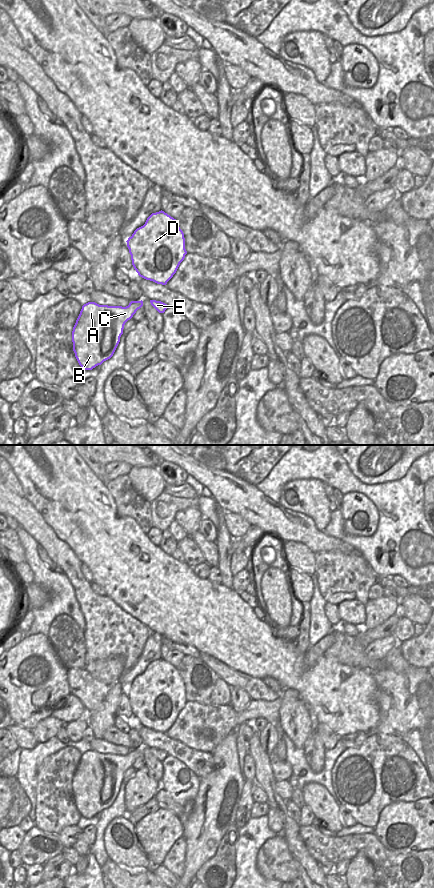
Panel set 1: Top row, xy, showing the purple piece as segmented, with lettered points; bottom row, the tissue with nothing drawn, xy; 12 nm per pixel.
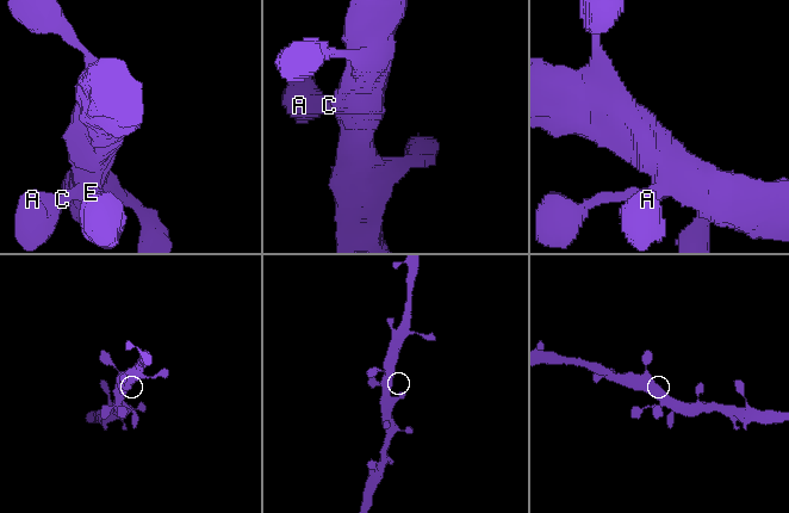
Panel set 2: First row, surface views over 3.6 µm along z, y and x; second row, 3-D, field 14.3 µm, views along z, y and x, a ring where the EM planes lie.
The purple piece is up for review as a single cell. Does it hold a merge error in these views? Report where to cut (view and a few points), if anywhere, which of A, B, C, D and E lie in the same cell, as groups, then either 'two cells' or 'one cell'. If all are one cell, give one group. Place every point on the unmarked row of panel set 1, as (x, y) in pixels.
cut none; groups A B C D E; one cell

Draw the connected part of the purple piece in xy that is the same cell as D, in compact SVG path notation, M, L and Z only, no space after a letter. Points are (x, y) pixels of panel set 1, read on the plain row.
M162 658L152 661L126 690L138 723L162 733L173 725L187 702L183 679L176 667Z

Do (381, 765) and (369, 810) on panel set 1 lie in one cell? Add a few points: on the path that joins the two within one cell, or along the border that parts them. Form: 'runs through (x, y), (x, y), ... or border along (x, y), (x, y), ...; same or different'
runs through (376, 776), (375, 792), (371, 799); same

